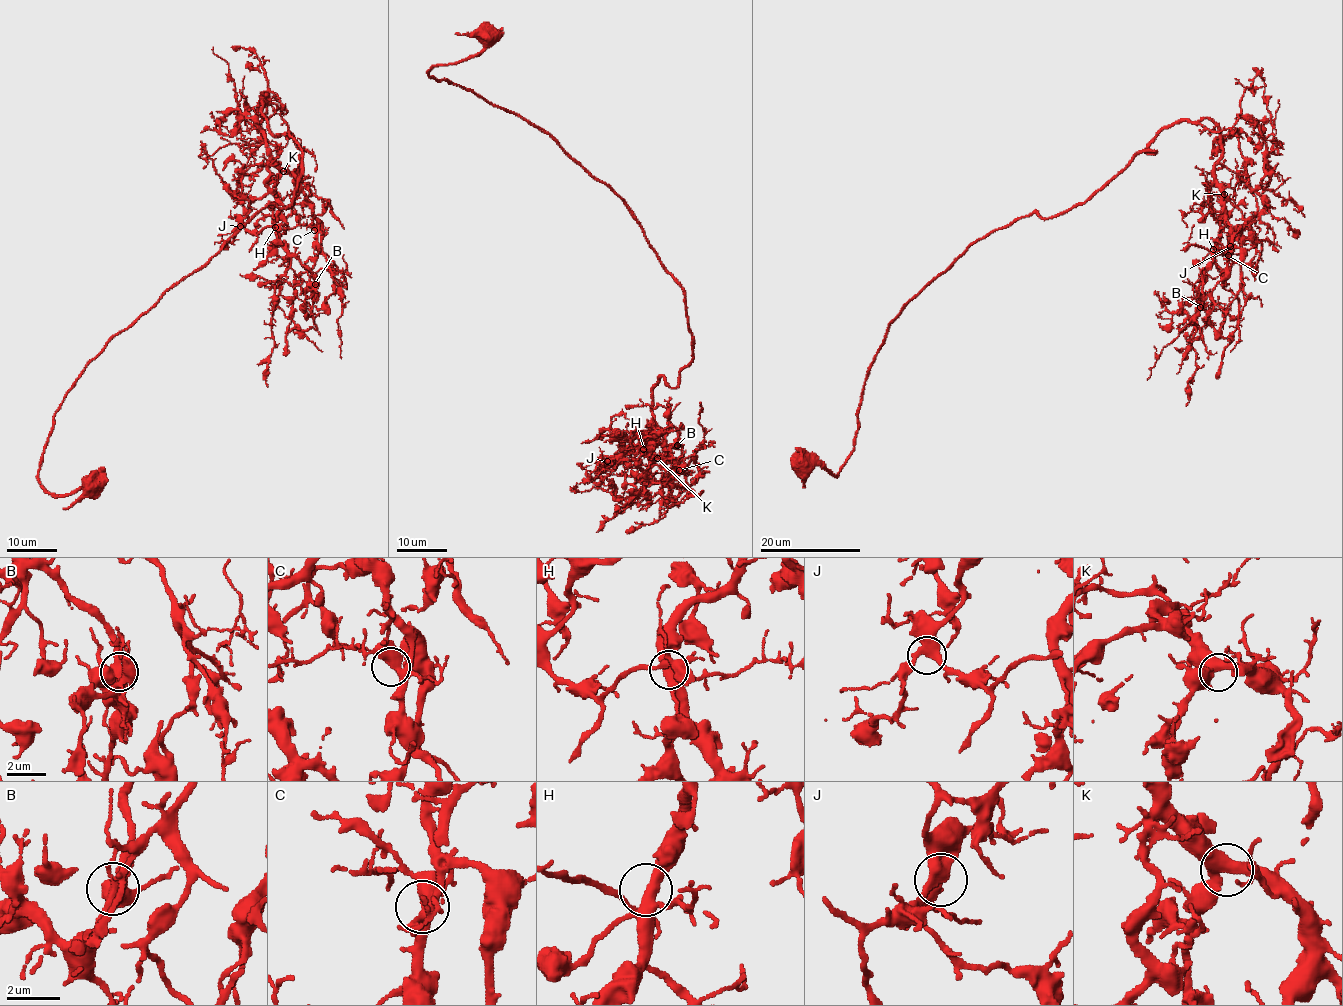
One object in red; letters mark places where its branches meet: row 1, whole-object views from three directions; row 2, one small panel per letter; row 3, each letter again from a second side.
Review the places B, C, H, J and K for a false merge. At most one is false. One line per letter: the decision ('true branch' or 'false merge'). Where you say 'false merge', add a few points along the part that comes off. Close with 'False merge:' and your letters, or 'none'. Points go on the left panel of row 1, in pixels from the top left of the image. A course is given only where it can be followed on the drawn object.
B: true branch
C: true branch
H: true branch
J: true branch
K: true branch
False merge: none

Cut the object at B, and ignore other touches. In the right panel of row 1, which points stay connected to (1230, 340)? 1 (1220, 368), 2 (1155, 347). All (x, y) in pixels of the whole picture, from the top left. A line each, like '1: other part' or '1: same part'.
1: same part
2: same part

